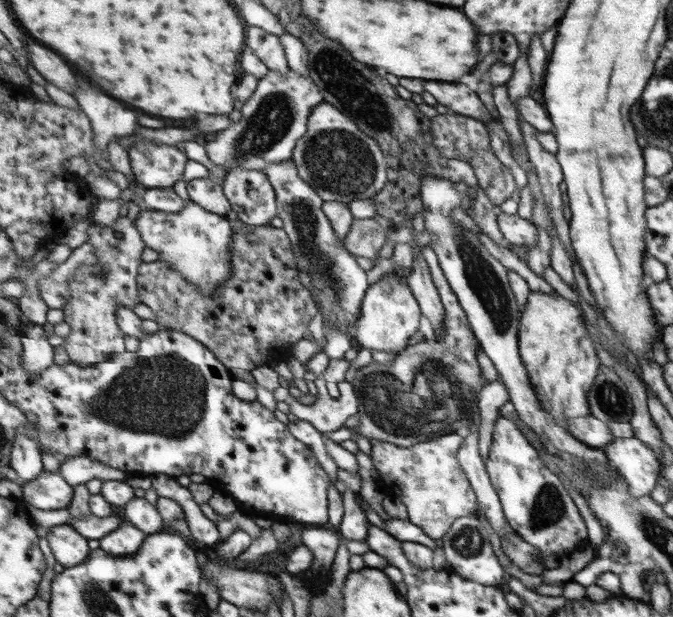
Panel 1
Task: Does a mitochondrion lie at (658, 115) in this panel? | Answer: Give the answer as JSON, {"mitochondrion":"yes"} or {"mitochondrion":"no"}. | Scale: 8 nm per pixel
{"mitochondrion":"yes"}

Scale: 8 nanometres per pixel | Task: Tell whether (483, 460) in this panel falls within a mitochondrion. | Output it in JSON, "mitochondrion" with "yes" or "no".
{"mitochondrion":"no"}

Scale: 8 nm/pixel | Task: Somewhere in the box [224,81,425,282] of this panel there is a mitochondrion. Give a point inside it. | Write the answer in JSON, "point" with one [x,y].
{"point":[335,161]}

